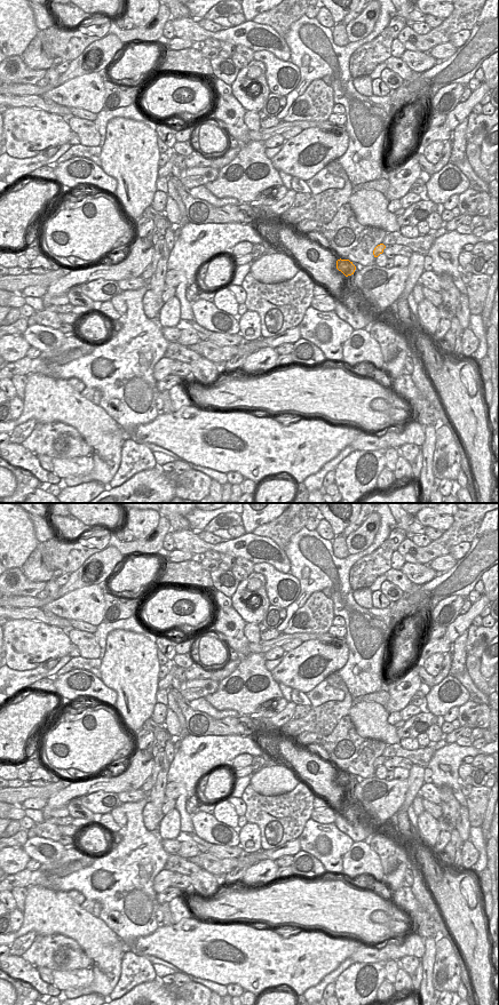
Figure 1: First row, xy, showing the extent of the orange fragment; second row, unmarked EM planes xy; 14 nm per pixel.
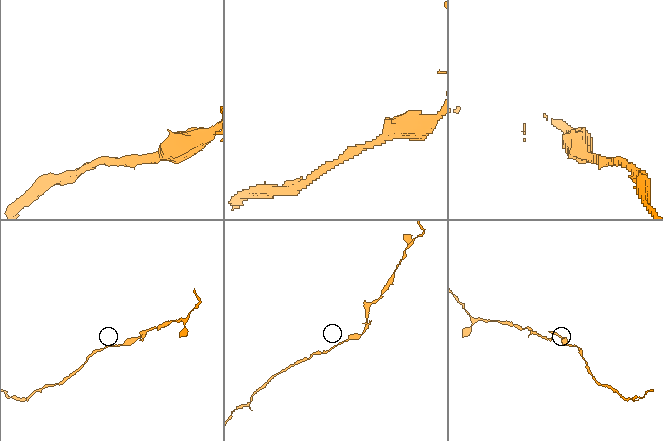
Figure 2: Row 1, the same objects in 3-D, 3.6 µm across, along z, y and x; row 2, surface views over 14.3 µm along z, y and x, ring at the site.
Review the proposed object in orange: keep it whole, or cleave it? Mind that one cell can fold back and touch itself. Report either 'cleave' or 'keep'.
keep

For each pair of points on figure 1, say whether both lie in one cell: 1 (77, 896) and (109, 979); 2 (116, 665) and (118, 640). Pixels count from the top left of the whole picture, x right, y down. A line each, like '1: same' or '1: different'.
1: different
2: same

